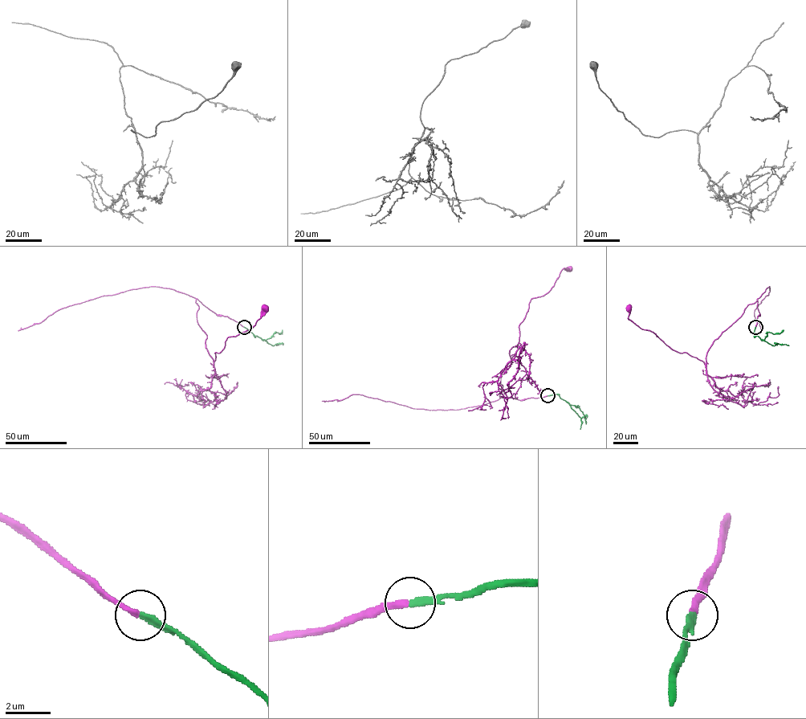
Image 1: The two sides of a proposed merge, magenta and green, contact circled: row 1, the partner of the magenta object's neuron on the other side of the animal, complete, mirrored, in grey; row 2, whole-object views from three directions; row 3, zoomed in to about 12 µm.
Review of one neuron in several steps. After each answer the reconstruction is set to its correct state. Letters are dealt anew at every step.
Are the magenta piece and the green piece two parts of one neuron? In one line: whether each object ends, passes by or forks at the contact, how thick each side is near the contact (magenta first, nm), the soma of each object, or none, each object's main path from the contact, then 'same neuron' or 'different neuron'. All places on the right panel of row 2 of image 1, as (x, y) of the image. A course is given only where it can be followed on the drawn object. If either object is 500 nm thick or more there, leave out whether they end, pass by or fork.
magenta ends | green ends | 240/280 nm | magenta (629, 308) | green none | magenta via (755, 327), (759, 314), (757, 299), (713, 342), (706, 366), (639, 328), (628, 318), (628, 308) | green via (755, 327), (754, 336), (763, 340), (767, 332), (779, 333), (783, 329) | same neuron

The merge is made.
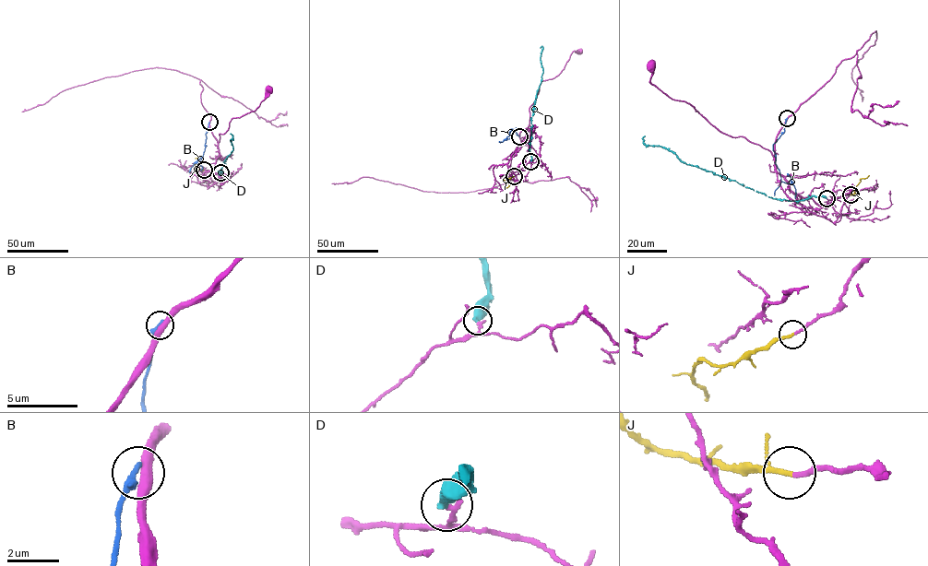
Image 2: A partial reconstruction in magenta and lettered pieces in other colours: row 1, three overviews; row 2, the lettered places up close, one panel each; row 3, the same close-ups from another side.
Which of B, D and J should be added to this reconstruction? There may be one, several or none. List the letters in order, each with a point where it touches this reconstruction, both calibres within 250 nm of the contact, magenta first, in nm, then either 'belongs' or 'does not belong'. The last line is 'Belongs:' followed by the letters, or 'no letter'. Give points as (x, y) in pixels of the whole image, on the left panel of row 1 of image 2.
B: contact (209, 122); calibres 400 and 320 nm; does not belong
D: contact (220, 172); calibres 200 and 550 nm; does not belong
J: contact (204, 170); calibres 190 and 140 nm; belongs
Belongs: J

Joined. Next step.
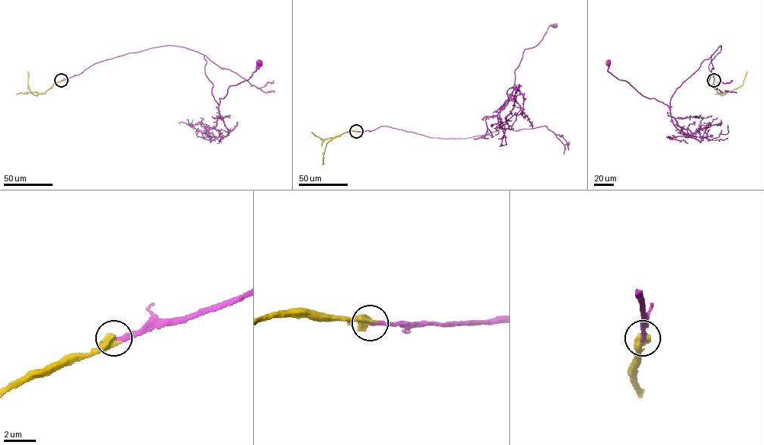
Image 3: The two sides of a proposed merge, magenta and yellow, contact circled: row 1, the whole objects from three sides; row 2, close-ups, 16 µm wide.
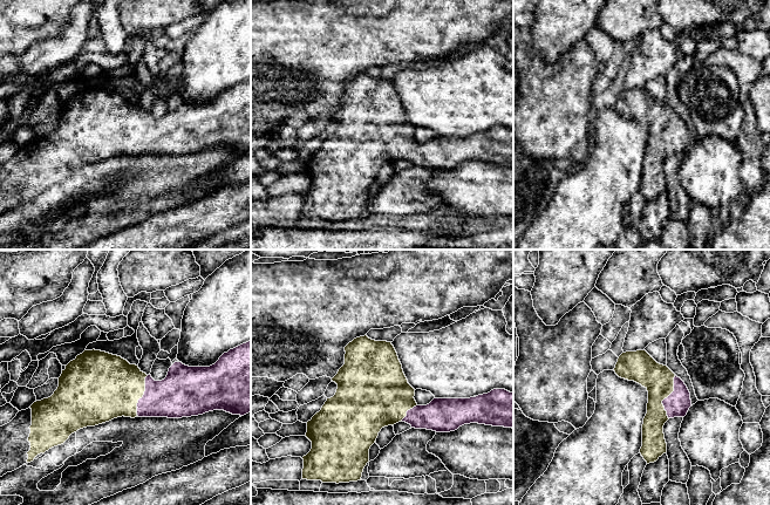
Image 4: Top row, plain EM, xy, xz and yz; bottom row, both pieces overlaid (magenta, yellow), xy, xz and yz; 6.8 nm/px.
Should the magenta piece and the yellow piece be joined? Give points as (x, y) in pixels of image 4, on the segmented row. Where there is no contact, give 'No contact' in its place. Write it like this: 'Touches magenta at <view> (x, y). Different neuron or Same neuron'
Touches magenta at yz (667, 397). Same neuron

